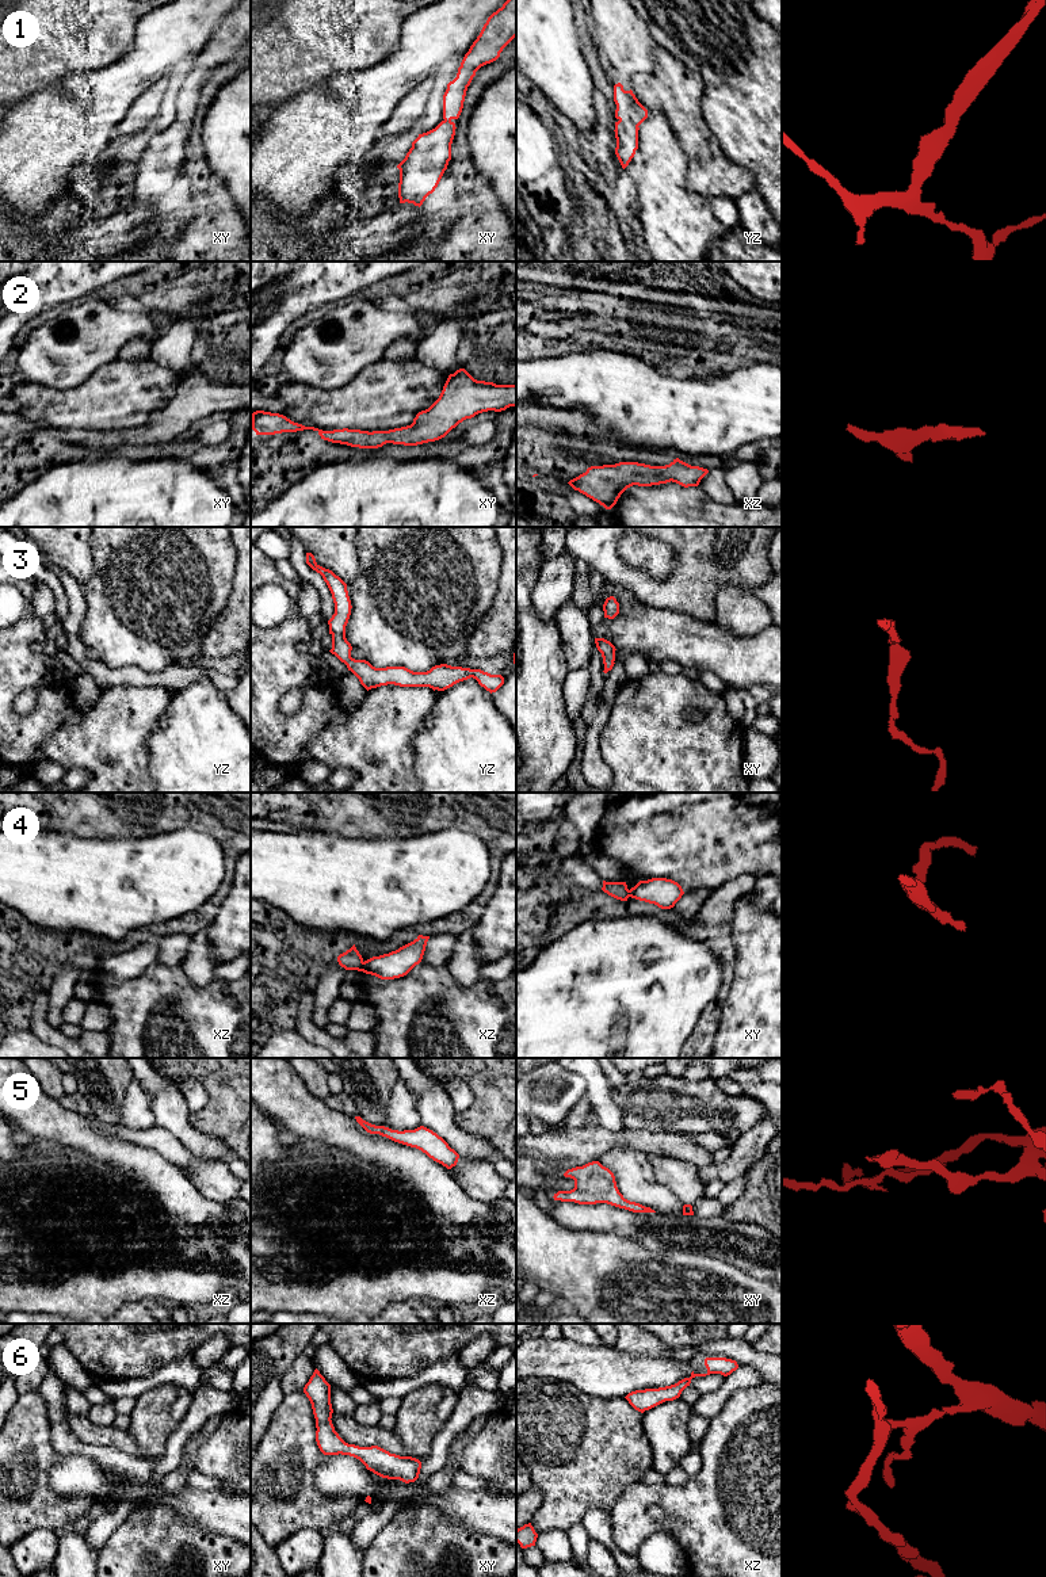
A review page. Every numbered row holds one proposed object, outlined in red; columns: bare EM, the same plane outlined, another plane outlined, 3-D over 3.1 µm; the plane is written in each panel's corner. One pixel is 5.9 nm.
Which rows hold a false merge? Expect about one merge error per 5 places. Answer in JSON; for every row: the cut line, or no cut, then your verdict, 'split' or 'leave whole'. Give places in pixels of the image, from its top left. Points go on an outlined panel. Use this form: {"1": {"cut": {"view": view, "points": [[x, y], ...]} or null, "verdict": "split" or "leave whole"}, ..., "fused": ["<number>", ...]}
{"1": {"cut": null, "verdict": "leave whole"}, "2": {"cut": null, "verdict": "leave whole"}, "3": {"cut": null, "verdict": "leave whole"}, "4": {"cut": {"view": "xz", "points": [[362, 962], [363, 970]]}, "verdict": "split"}, "5": {"cut": null, "verdict": "leave whole"}, "6": {"cut": null, "verdict": "leave whole"}, "fused": ["4"]}

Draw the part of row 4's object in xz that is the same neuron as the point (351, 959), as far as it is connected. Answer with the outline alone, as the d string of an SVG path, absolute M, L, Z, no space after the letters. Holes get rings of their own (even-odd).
M355 944L346 952L337 956L337 962L346 970L358 970L363 971L363 958L356 950Z

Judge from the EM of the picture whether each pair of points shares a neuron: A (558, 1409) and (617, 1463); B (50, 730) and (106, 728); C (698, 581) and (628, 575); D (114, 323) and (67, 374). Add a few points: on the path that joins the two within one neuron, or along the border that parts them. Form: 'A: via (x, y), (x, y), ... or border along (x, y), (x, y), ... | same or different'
A: via (573, 1424), (579, 1430), (586, 1430), (602, 1448) | same
B: via (64, 730), (92, 730) | same
C: via (680, 588), (645, 588) | same
D: via (102, 335), (75, 362) | same

